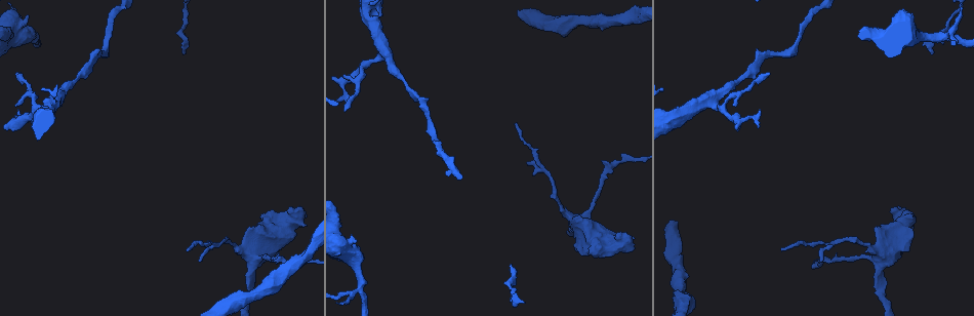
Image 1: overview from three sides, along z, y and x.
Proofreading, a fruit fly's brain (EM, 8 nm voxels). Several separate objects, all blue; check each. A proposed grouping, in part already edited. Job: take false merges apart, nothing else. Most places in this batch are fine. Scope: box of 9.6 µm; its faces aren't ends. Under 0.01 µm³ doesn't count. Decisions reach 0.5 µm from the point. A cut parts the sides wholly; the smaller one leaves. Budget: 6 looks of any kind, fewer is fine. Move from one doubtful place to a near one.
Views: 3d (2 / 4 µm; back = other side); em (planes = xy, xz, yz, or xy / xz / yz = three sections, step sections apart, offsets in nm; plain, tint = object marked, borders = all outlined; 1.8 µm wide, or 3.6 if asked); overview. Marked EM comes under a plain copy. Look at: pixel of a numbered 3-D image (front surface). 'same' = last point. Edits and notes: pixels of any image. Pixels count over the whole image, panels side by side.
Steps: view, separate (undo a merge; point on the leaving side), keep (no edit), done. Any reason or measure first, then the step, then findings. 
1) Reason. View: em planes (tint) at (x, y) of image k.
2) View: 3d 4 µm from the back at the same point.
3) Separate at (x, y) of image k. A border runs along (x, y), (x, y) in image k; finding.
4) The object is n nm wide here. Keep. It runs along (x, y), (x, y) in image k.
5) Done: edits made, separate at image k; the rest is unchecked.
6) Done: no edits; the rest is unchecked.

Small branch off a trunk. View: em yz step 4 (tint) at (884, 253) of image 1.

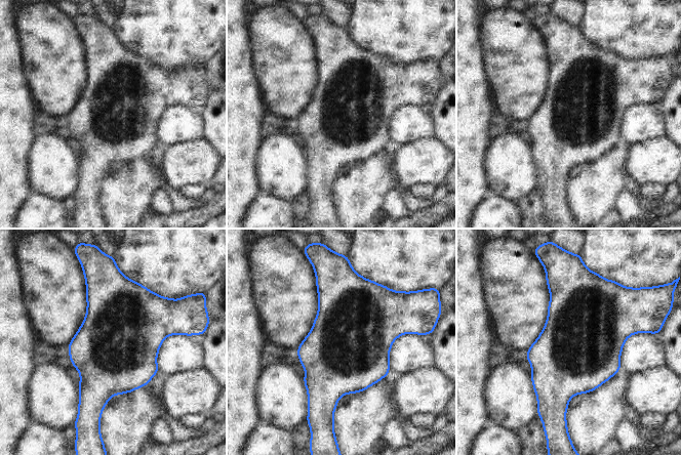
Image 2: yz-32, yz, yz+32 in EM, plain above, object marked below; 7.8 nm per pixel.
View: em planes (tint) at the same point.

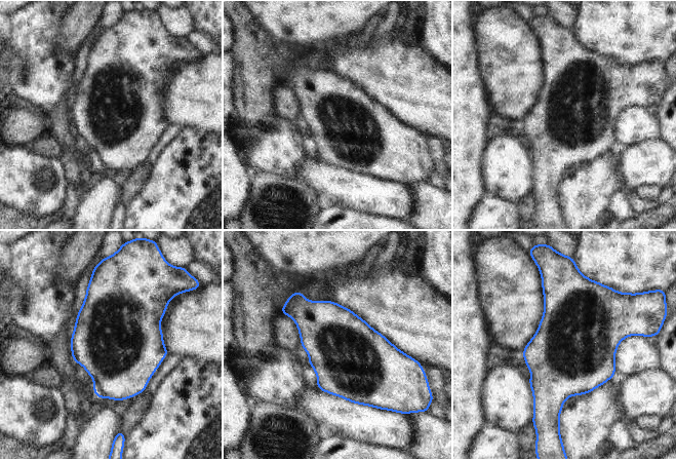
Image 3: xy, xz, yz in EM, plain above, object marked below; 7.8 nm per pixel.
Keep. One neuron here.

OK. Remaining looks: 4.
Sharp bend. View: 3d 4 µm at (293, 215) of image 1.

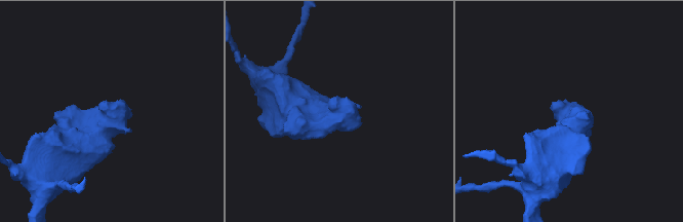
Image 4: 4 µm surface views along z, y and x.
Shape alone is not enough. View: em 3.6 µm planes (tint) at (341, 114) of image 4.

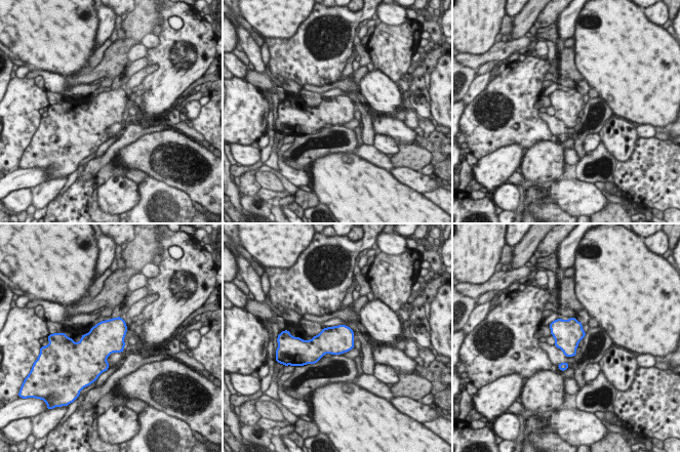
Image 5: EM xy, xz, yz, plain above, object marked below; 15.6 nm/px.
Keep. All the same neuron.

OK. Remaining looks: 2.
Three arms meet. View: 3d 4 µm from the back at (381, 50) of image 1.

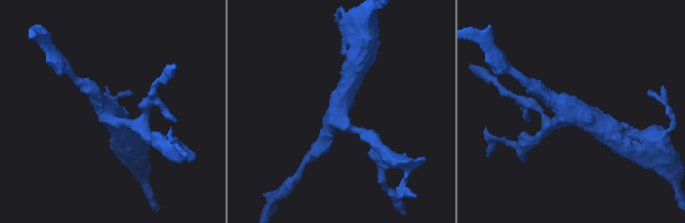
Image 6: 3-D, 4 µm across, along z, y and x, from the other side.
3 arms meet here; the arms are 190, 240, 380 nm wide; need the tissue. View: em xy step 4 (tint) at (574, 112) of image 6.

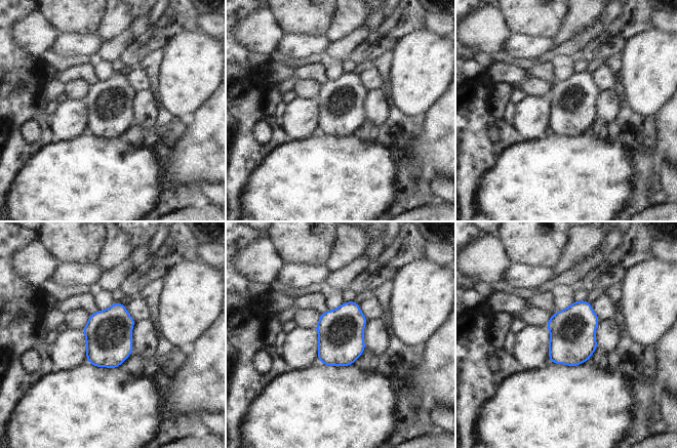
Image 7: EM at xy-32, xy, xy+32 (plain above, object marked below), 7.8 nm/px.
The object is 360 nm wide here. Keep. Continuous, no second neuron.

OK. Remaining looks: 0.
Done: no edits; the rest is unchecked.

